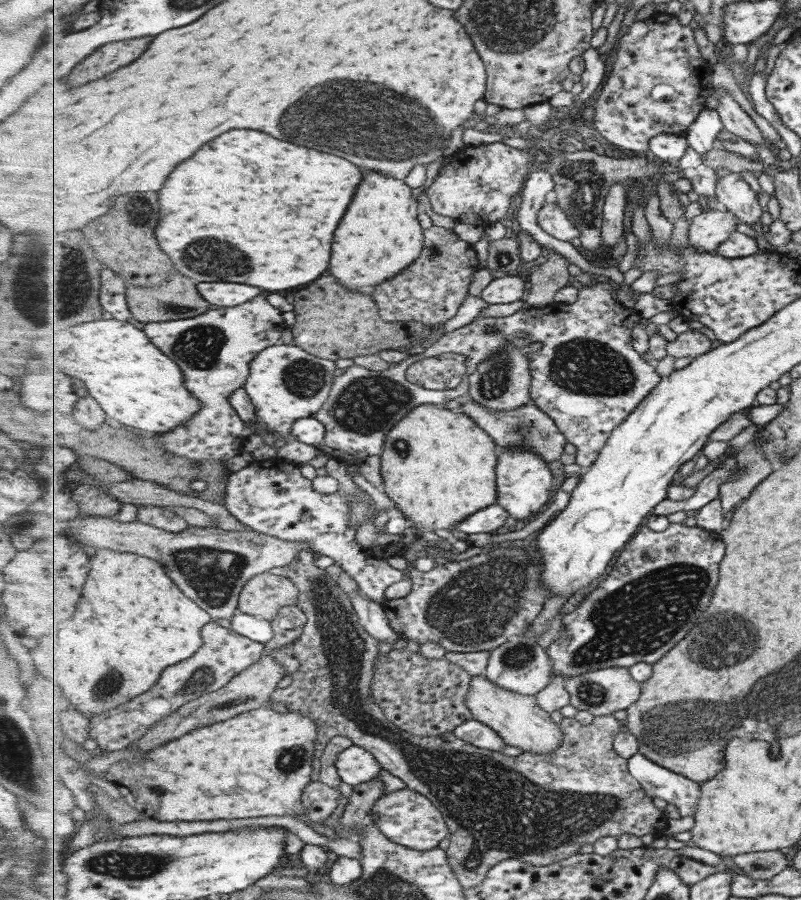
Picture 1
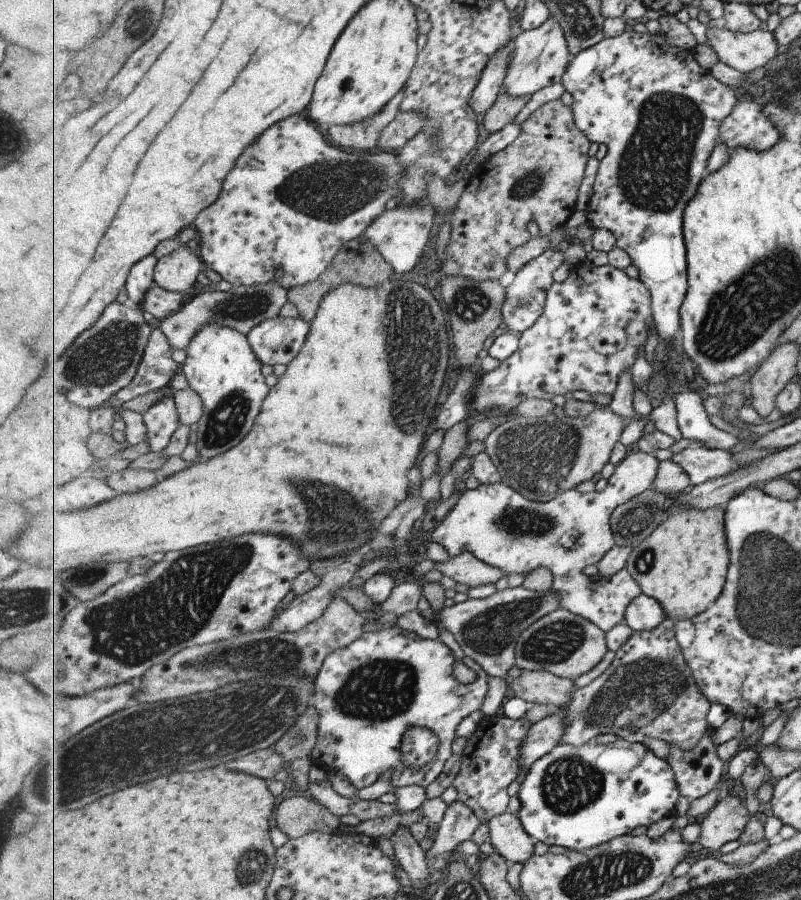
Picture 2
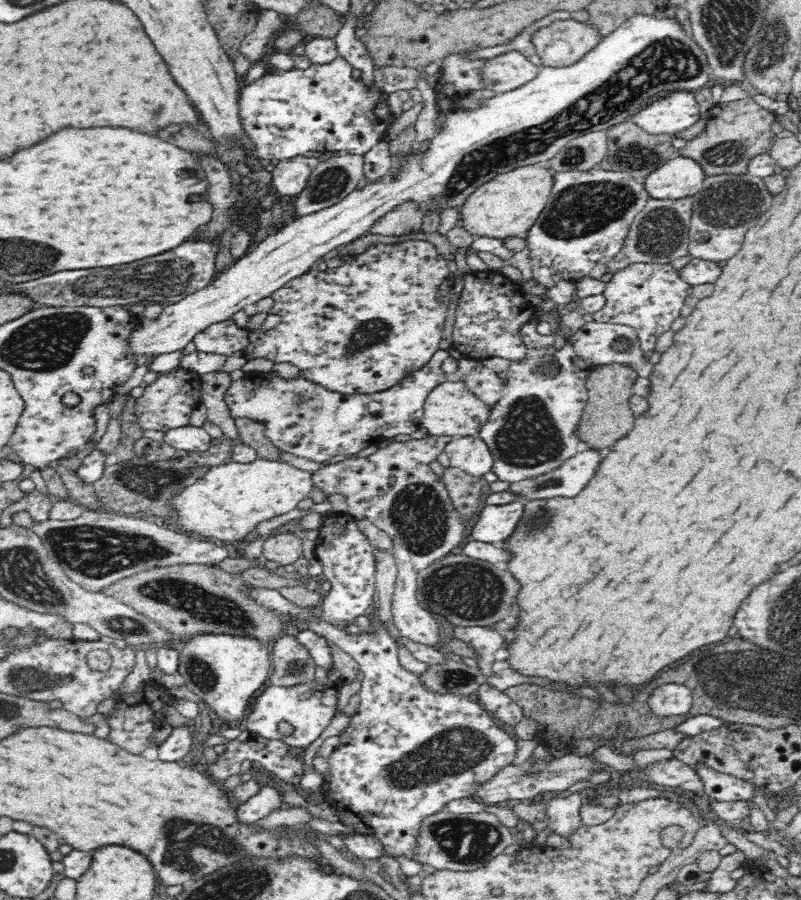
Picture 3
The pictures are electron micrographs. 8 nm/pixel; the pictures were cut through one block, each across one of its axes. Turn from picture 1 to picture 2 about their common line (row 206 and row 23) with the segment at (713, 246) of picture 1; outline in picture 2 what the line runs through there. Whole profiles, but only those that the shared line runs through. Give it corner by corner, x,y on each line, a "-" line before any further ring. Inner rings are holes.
720,22
713,28
708,28
708,44
720,61
744,73
765,66
782,50
769,30
757,29
750,33
736,33

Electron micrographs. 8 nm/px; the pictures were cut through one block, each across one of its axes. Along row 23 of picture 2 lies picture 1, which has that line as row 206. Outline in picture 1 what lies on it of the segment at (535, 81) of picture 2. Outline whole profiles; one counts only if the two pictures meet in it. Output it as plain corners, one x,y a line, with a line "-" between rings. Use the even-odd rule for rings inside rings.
553,199
549,200
539,212
539,225
557,239
577,244
582,232
571,222
566,211

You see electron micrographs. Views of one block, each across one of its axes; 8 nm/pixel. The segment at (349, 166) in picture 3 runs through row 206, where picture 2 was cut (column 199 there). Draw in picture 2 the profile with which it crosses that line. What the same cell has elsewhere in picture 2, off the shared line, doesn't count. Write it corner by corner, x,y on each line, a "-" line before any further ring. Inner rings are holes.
278,280
269,285
240,286
231,288
229,292
204,291
198,292
183,308
160,322
160,329
167,335
173,348
186,350
195,333
207,323
233,327
243,334
248,332
263,321
279,316
281,308
287,304
288,292

